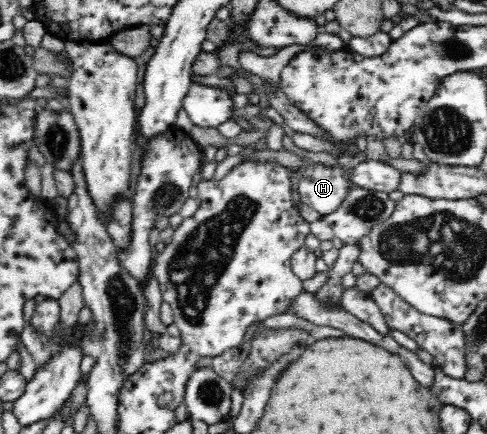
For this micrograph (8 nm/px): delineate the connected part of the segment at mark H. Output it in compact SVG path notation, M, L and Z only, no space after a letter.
M315 164L312 168L306 169L299 181L297 192L301 195L301 202L319 212L321 215L328 215L338 209L346 195L350 185L346 179L347 173L340 167L331 168L323 164Z

